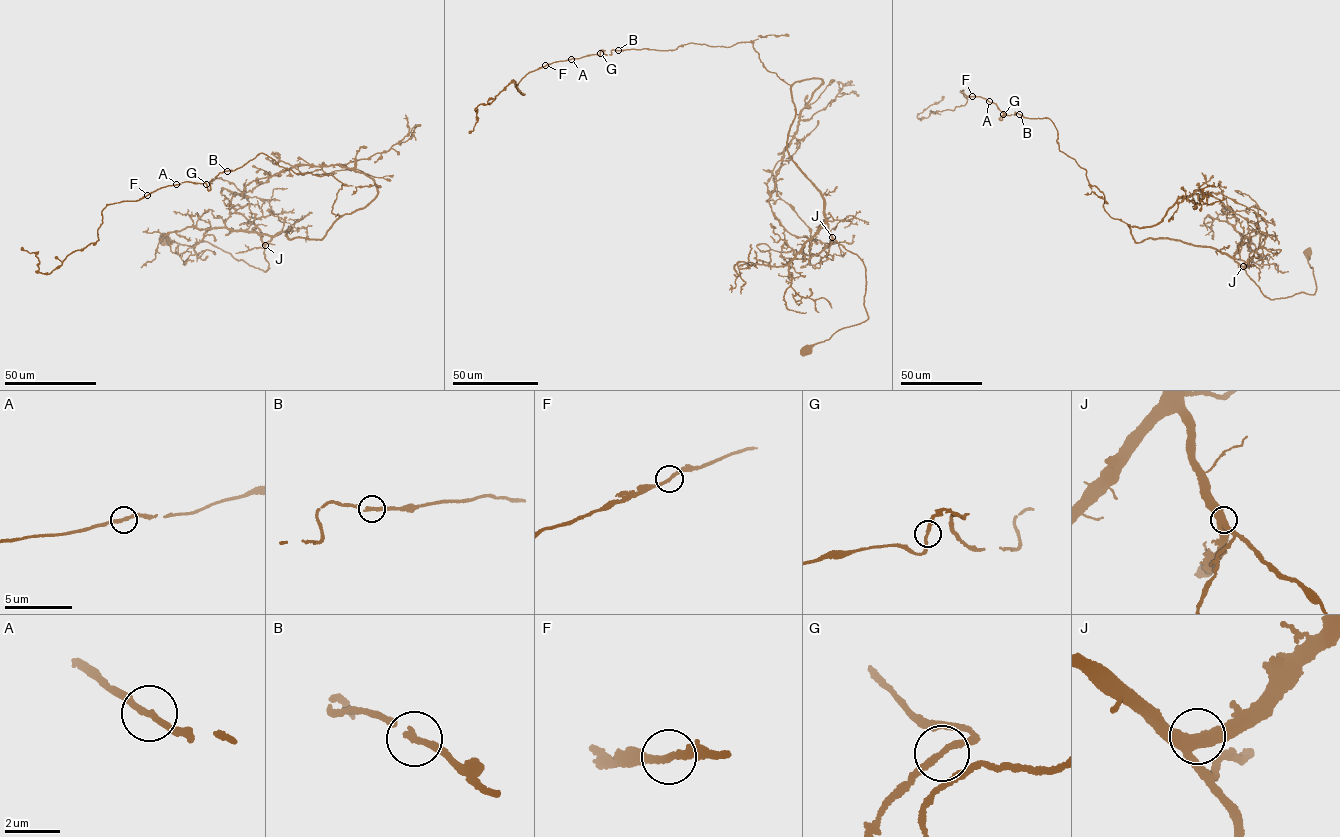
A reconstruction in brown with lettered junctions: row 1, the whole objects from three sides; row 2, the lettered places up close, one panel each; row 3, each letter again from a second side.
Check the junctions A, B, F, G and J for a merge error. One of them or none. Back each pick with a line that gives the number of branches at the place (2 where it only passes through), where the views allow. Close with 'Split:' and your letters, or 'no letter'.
Split: no letter

